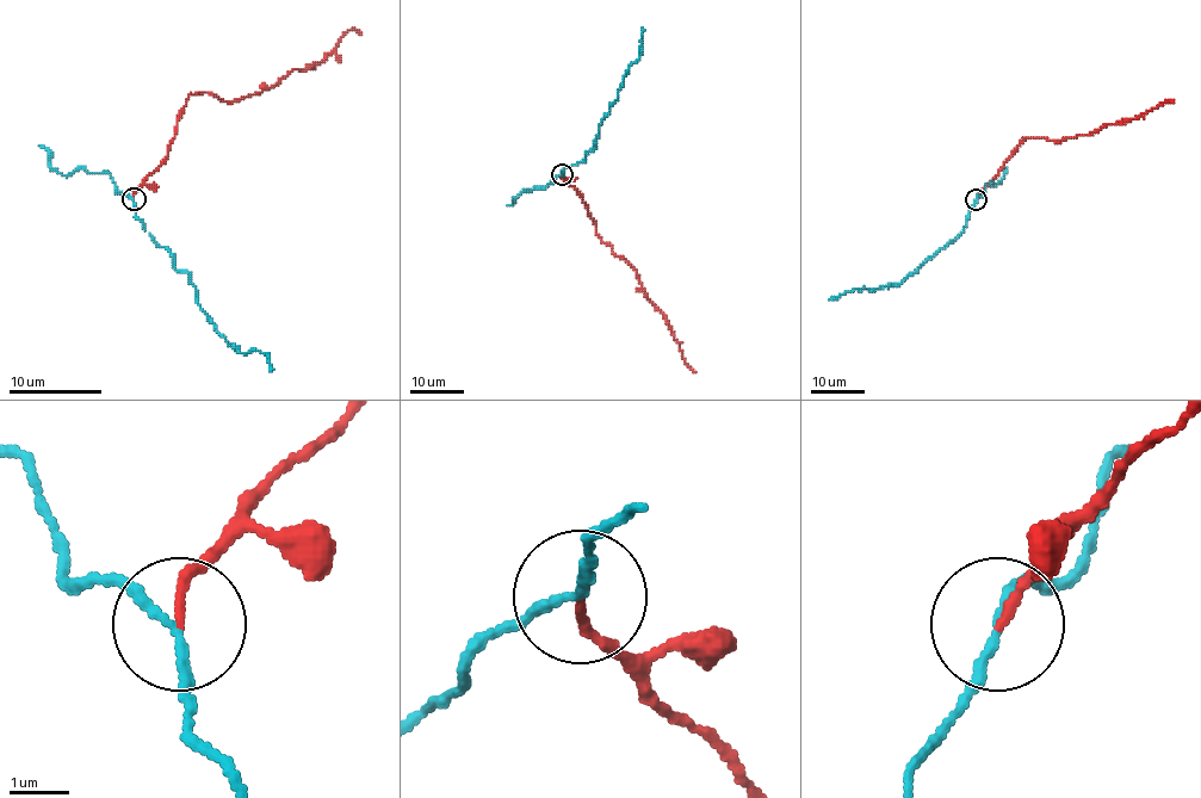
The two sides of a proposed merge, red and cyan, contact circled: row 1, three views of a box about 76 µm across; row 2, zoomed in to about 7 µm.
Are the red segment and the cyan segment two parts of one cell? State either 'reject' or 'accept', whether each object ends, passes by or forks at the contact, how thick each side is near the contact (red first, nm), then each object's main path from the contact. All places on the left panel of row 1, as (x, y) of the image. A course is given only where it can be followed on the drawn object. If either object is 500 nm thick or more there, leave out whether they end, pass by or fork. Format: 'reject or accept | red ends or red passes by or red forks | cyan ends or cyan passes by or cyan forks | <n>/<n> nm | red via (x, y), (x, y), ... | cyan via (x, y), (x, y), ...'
reject | red ends | cyan passes by | 140/150 nm | red via (132, 198), (167, 154), (191, 94), (226, 101), (258, 94), (320, 62), (350, 30), (361, 35) | cyan via (132, 198), (142, 228), (191, 277), (196, 302), (228, 344), (267, 353), (271, 369)

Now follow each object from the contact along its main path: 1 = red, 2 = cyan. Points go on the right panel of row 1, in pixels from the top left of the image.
1: (976, 199), (1026, 138), (1045, 137), (1058, 142), (1132, 119), (1168, 100), (1172, 103)
2: (976, 199), (960, 234), (899, 284), (858, 289), (829, 298)

